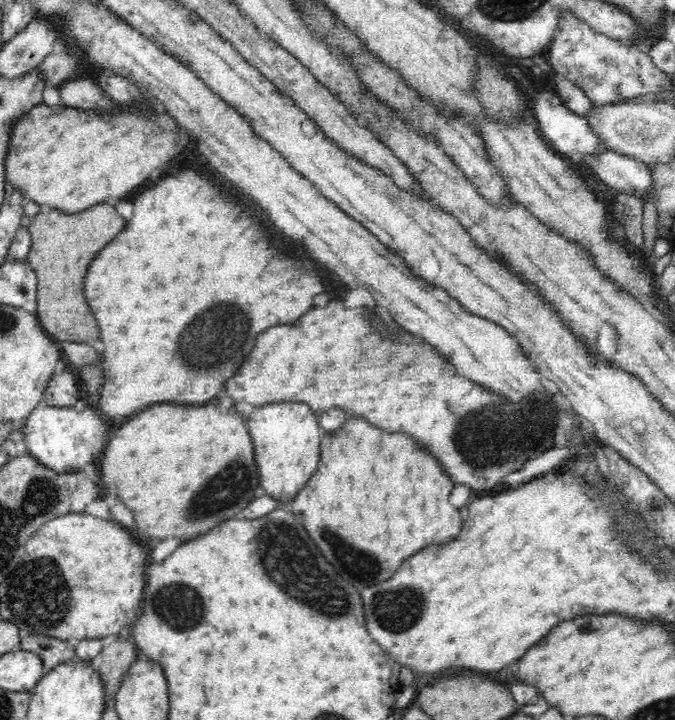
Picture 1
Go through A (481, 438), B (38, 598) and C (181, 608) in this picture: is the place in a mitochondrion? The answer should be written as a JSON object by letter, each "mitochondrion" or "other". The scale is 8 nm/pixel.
{"A":"mitochondrion","B":"mitochondrion","C":"mitochondrion"}

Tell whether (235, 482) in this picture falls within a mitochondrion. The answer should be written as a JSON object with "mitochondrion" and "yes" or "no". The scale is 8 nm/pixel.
{"mitochondrion":"yes"}

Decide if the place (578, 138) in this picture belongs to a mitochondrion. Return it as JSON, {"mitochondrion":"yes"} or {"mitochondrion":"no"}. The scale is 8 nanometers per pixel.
{"mitochondrion":"no"}

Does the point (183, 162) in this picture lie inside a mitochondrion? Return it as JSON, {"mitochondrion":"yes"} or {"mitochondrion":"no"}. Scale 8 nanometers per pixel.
{"mitochondrion":"no"}

